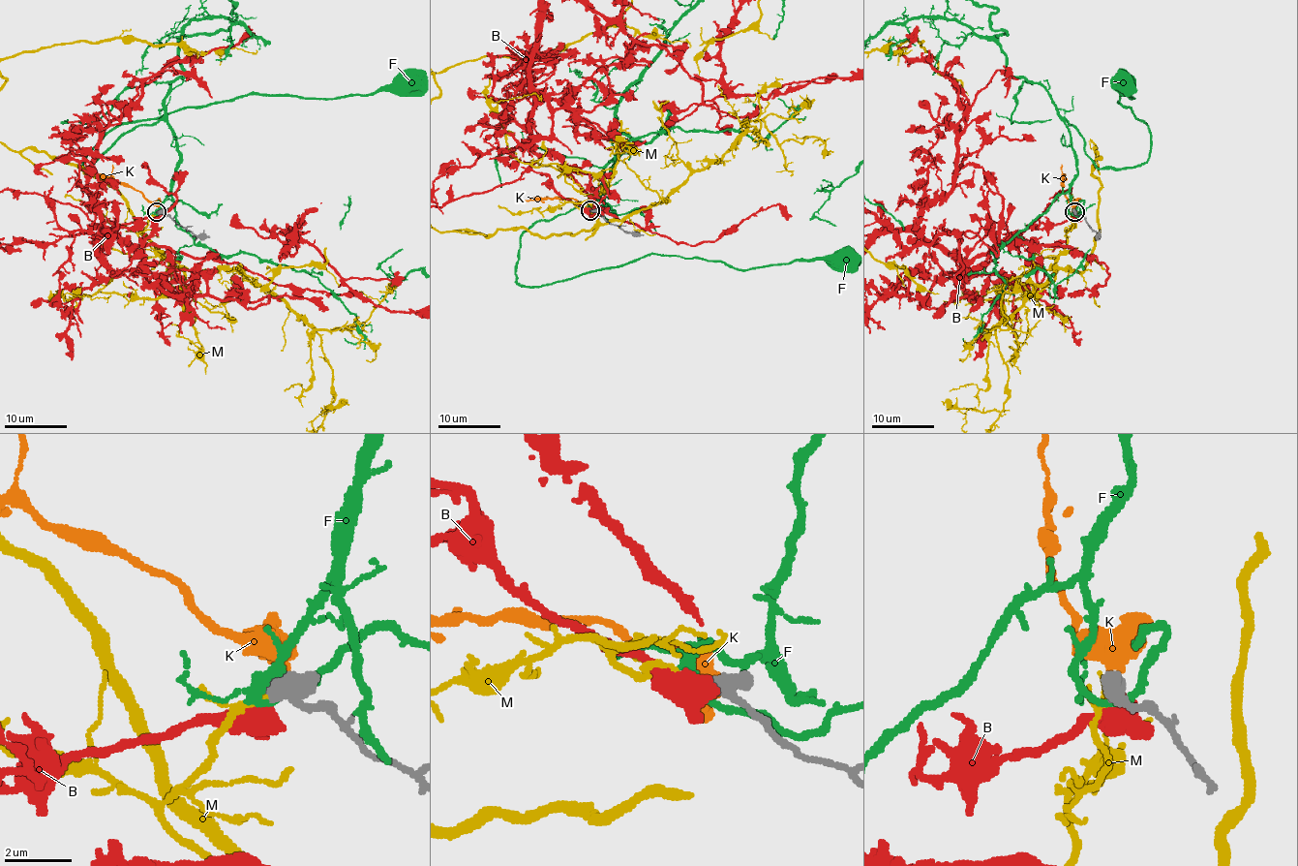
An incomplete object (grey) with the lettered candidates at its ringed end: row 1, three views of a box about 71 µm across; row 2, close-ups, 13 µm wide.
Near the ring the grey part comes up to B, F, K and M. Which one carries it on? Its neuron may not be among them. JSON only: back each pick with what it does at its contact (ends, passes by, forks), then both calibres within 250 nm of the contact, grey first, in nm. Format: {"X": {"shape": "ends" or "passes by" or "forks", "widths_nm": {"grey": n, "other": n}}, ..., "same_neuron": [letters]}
{"M": {"shape": "ends", "widths_nm": {"grey": 380, "other": 220}}, "same_neuron": ["M"]}

